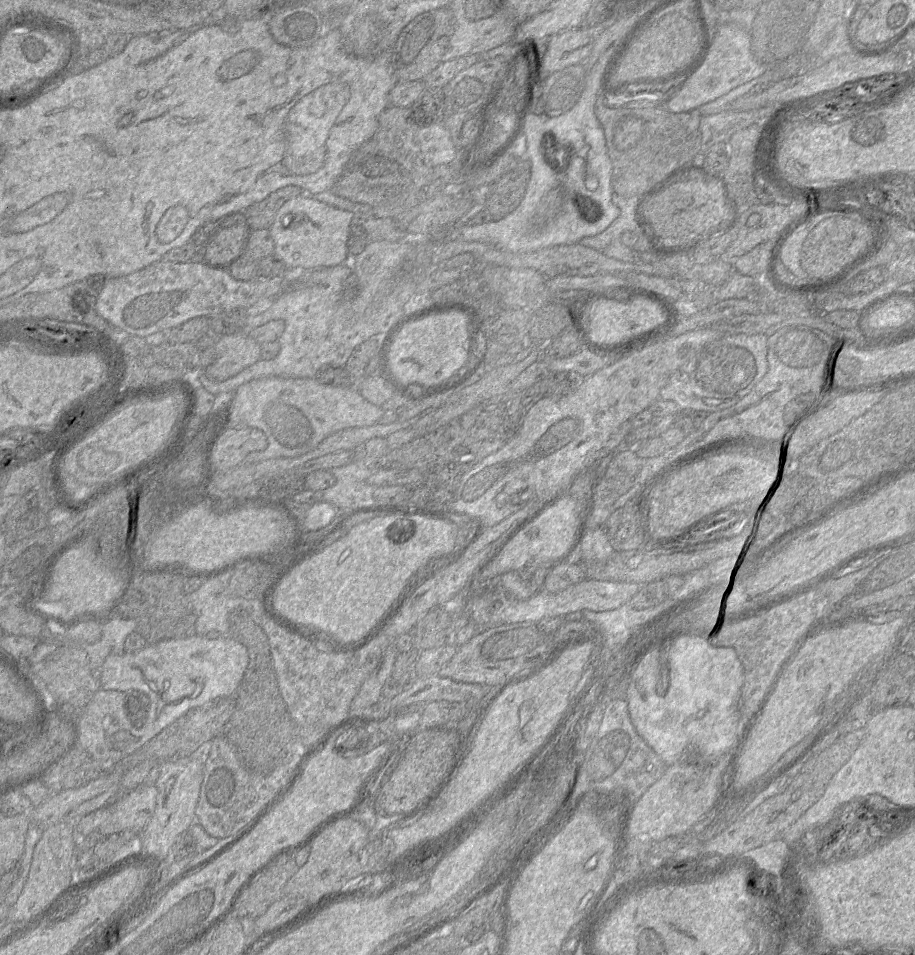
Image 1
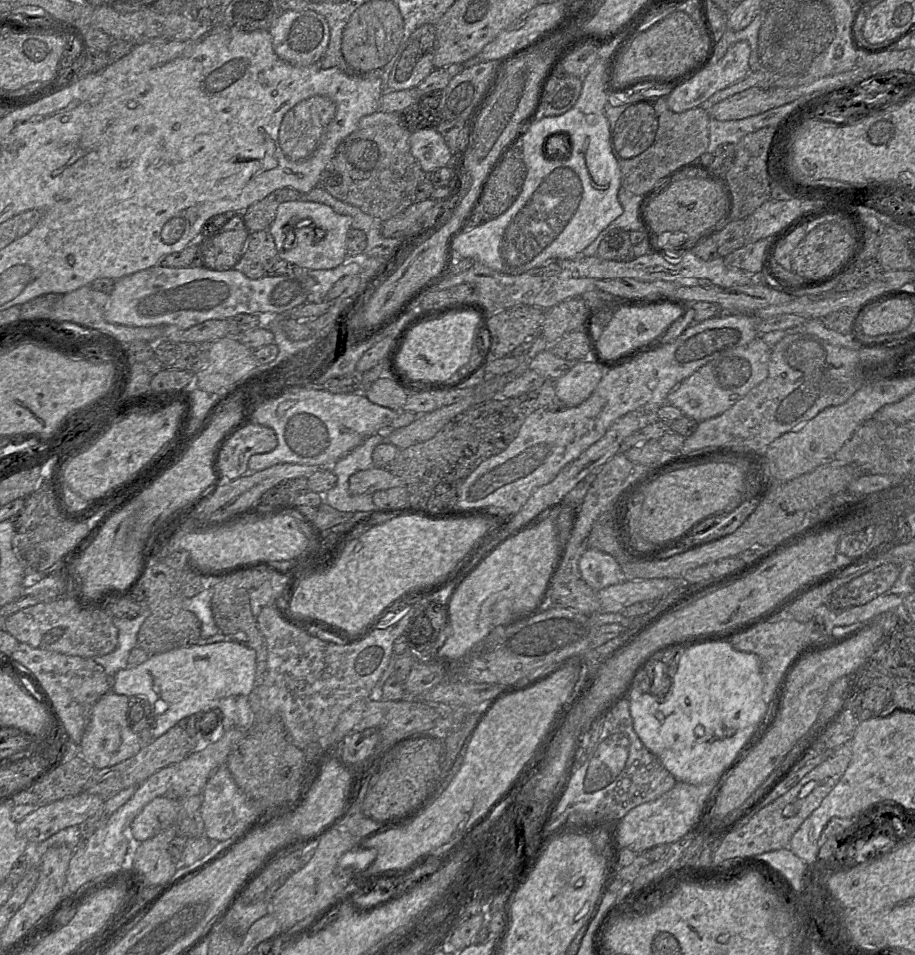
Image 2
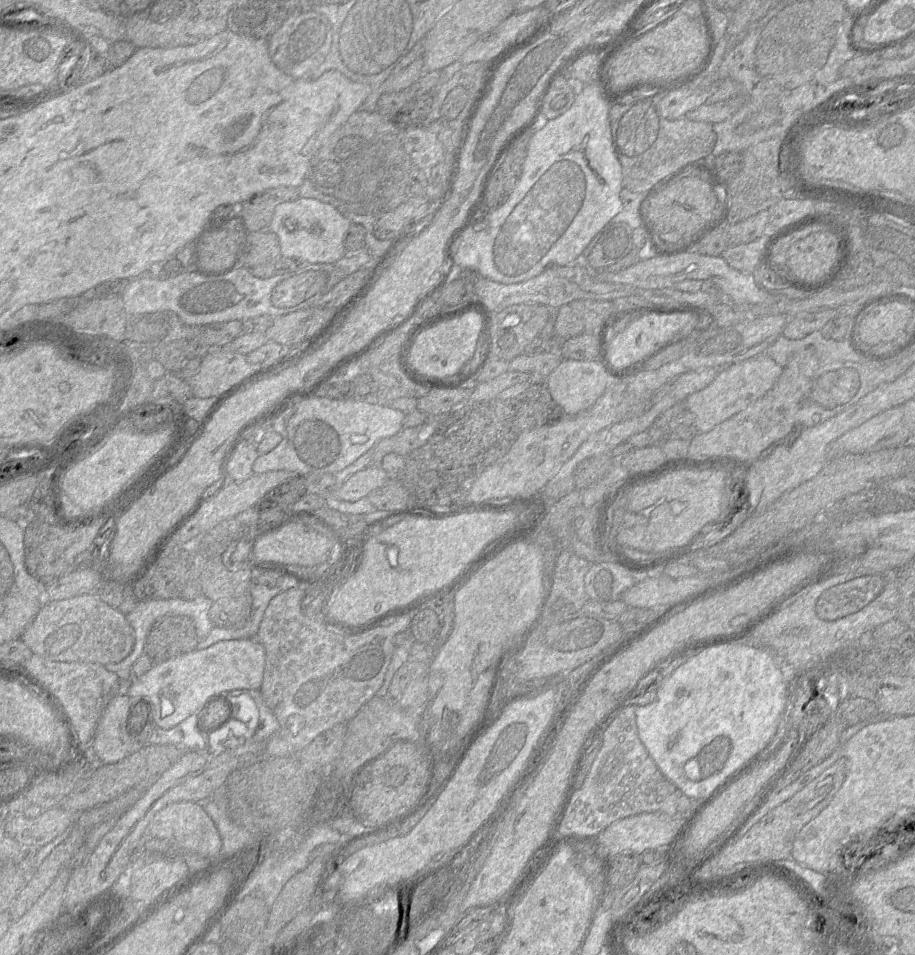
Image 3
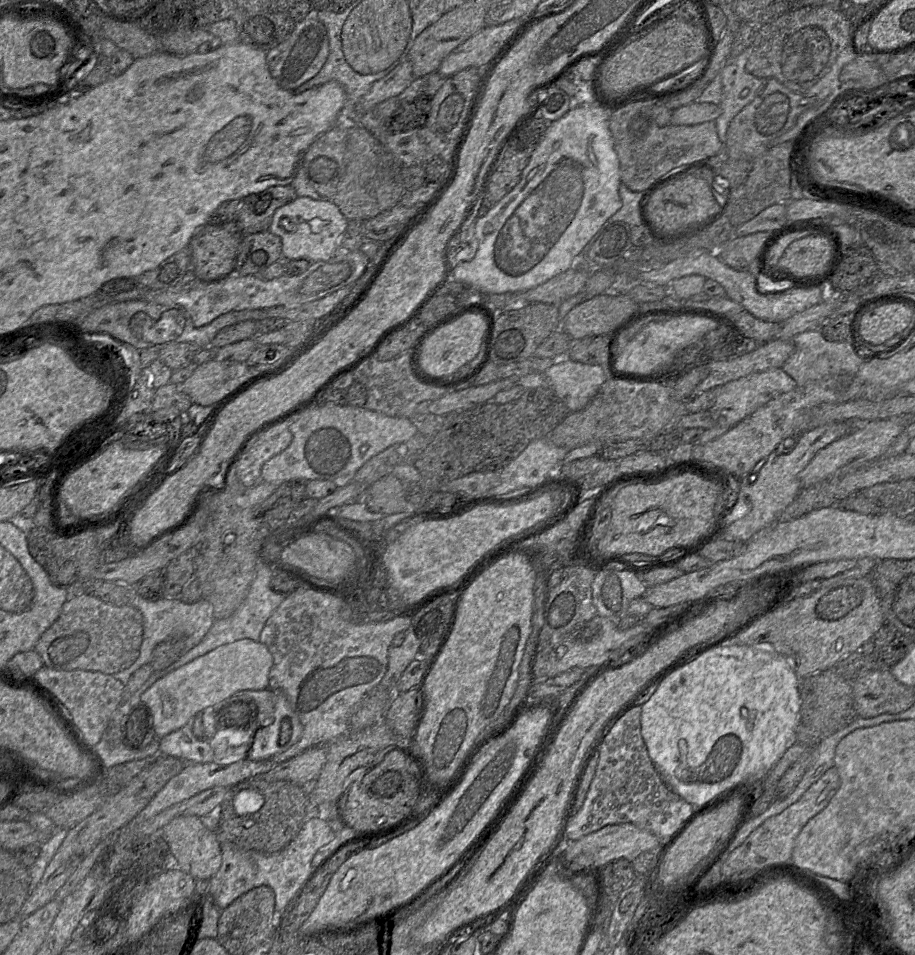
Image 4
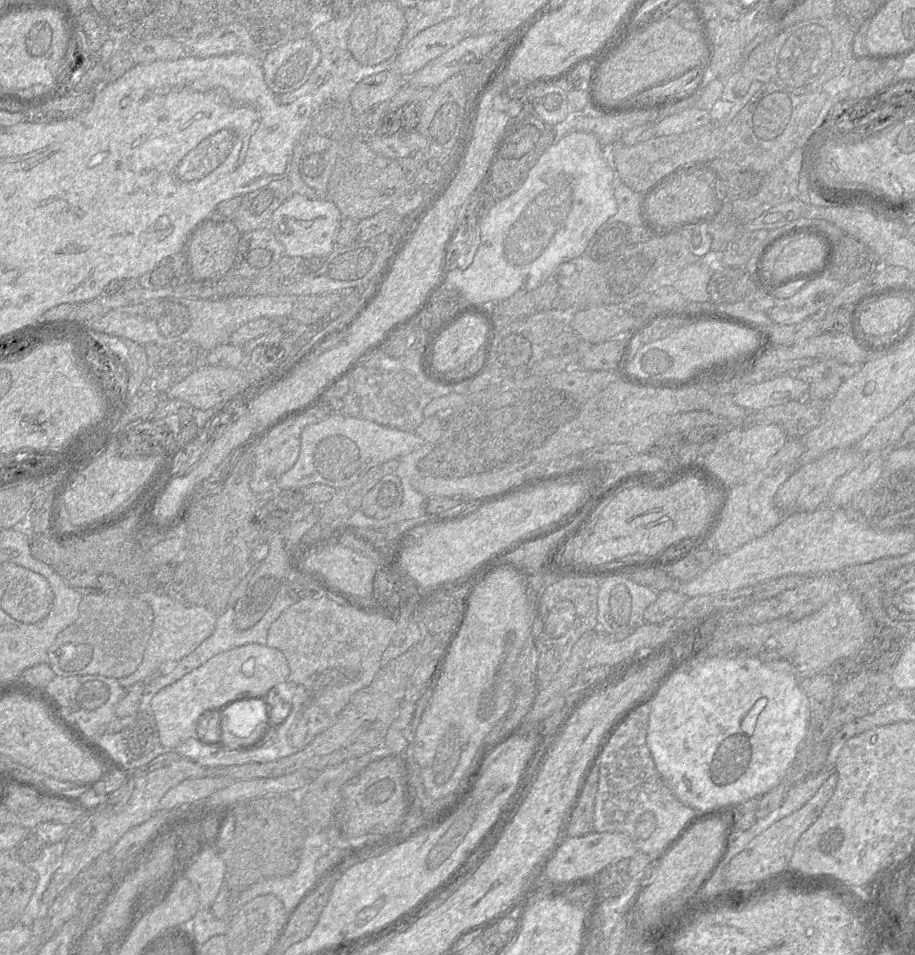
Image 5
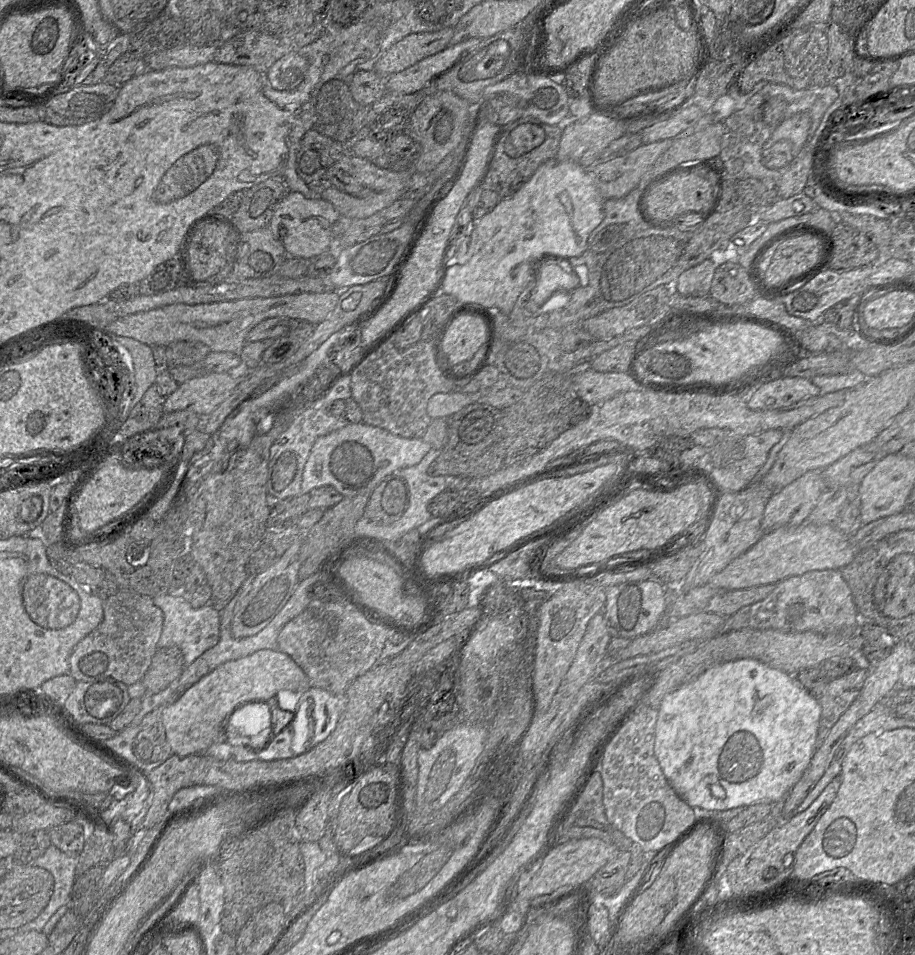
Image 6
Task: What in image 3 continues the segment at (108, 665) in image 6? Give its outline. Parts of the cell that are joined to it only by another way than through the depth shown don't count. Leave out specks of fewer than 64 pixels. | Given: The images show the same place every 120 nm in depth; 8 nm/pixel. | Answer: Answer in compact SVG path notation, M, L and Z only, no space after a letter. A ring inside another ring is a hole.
M95 592L47 603L19 639L33 654L51 661L101 665L122 661L135 643L133 628L125 615L104 603Z

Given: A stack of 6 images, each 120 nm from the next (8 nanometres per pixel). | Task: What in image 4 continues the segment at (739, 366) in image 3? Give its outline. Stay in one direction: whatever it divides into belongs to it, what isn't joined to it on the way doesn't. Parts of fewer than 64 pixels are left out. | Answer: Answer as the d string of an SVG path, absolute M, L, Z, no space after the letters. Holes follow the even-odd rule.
M782 368L753 373L717 387L715 402L711 409L708 410L713 415L715 426L704 430L698 444L704 445L720 437L761 406L781 394L794 390L796 387L795 380L784 372Z

